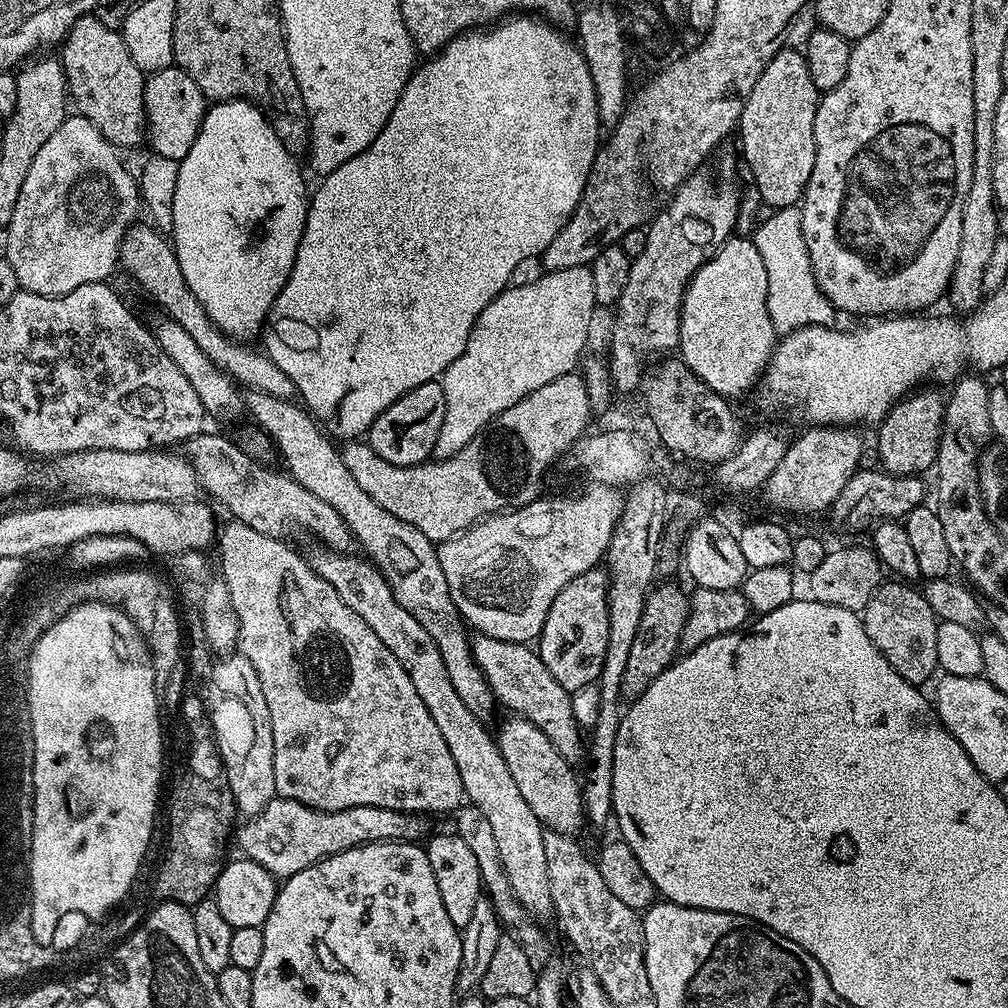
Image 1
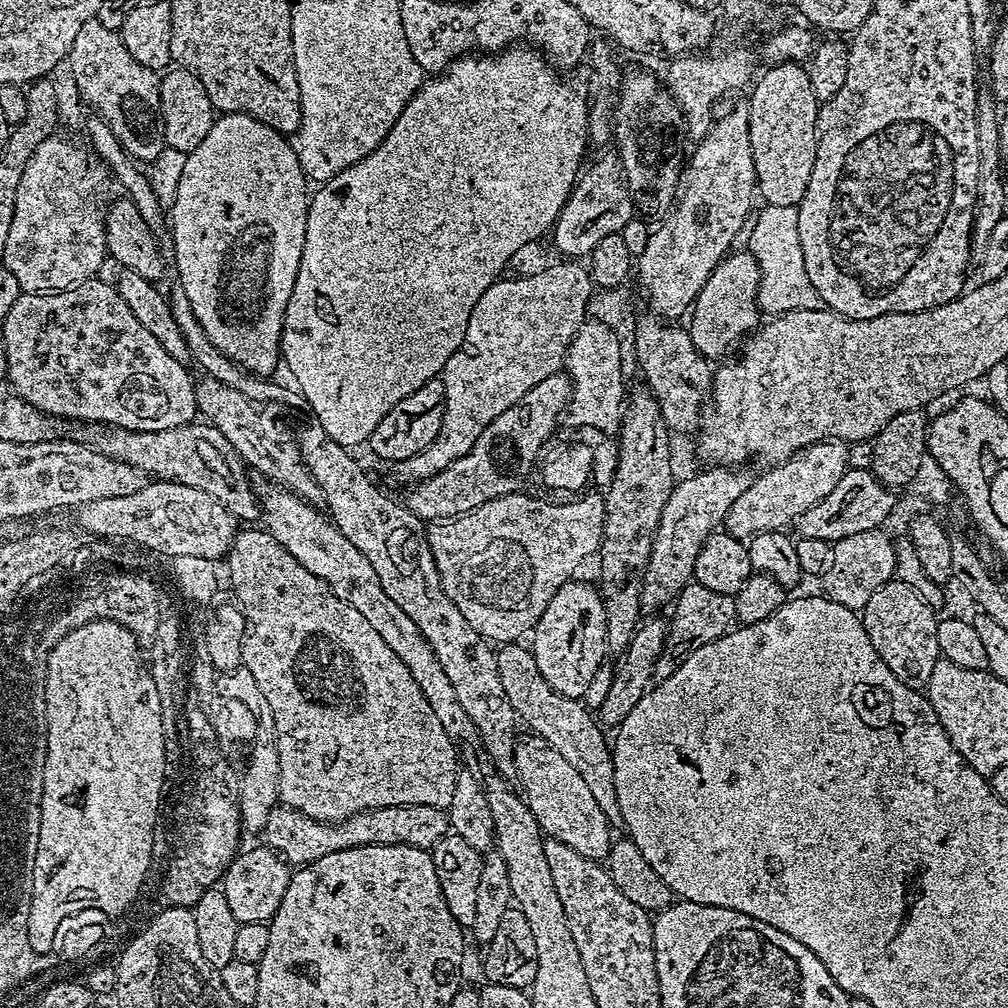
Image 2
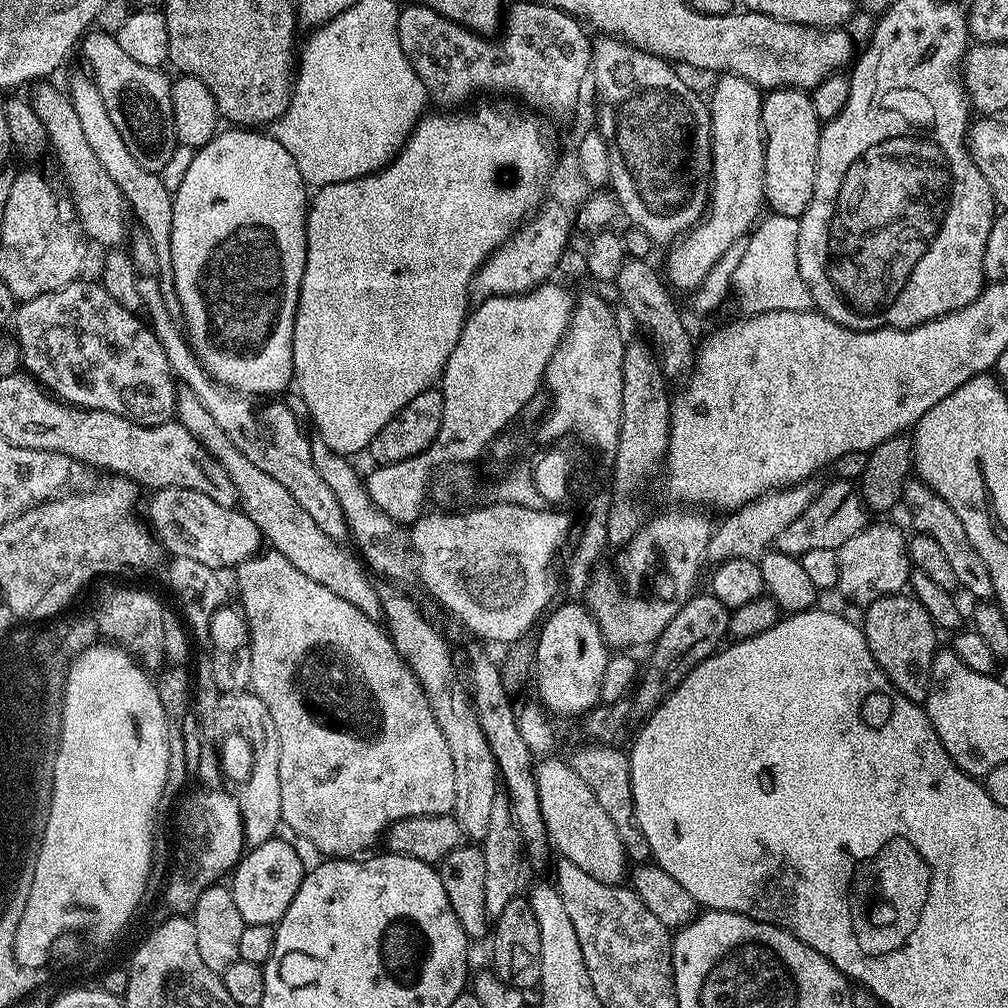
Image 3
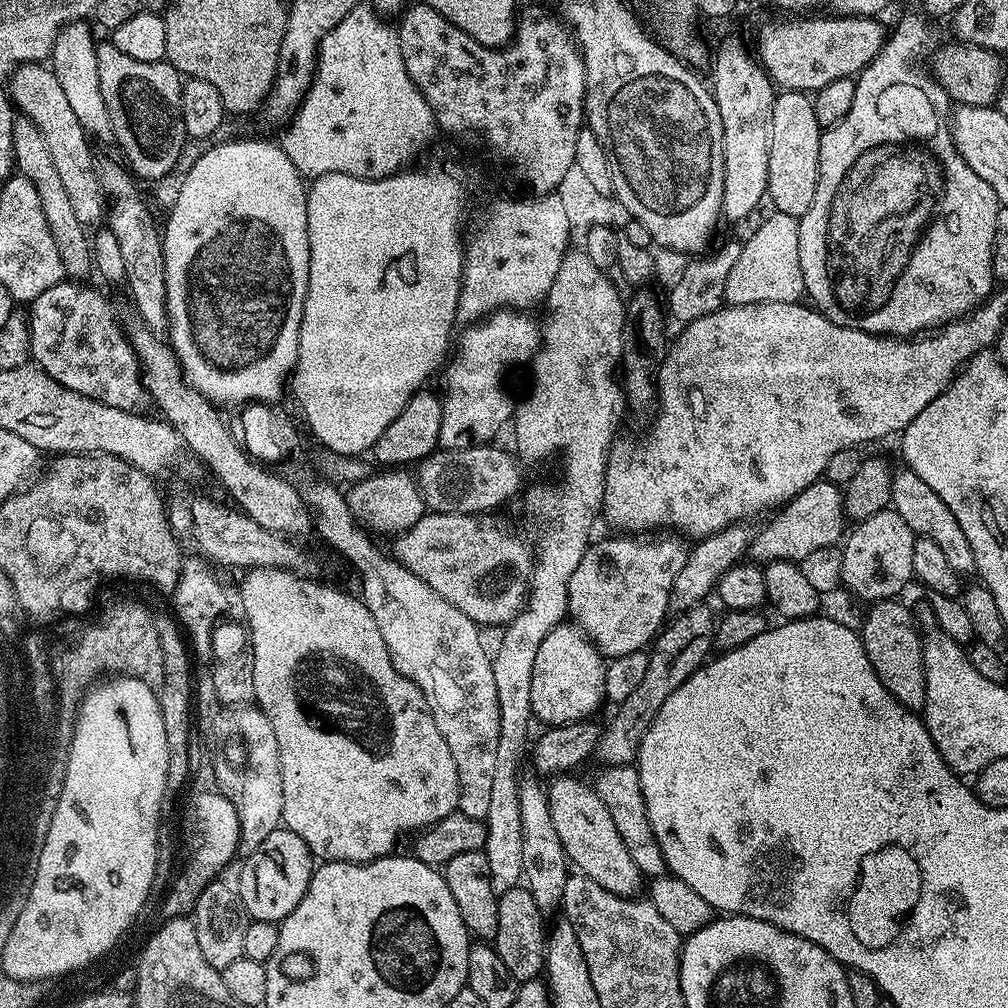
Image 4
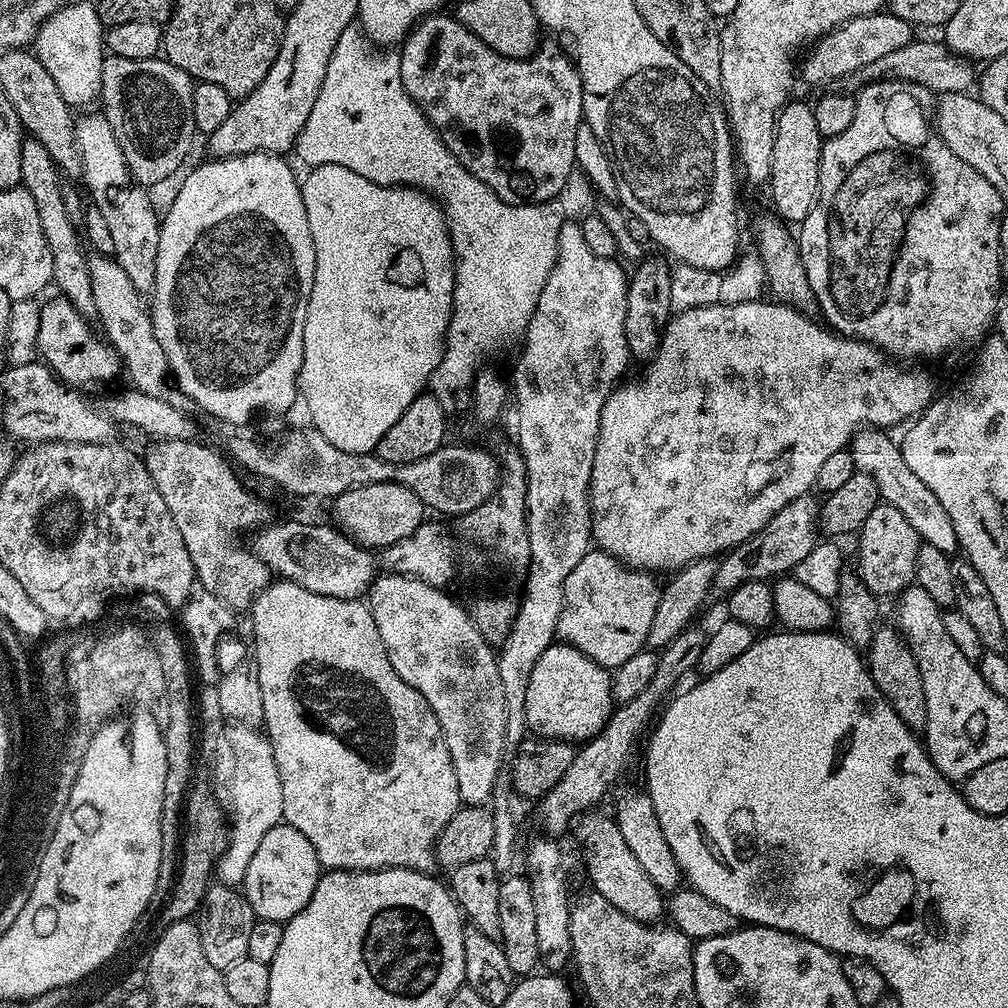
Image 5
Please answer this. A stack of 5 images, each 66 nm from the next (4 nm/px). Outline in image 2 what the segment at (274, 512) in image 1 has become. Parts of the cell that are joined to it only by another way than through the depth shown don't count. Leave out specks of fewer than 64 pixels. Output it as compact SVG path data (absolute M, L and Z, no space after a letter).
M193 422L158 432L130 432L107 426L92 426L87 431L87 443L94 451L129 464L145 477L194 486L194 490L202 490L202 494L210 494L210 498L226 506L237 521L261 519L260 501L252 491L249 469L234 446L230 446L223 434L207 423Z

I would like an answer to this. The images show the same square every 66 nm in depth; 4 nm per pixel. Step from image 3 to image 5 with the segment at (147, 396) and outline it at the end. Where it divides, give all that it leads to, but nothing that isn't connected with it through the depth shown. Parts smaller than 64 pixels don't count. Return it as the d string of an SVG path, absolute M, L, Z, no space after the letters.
M53 295L53 300L40 304L38 326L38 356L52 369L52 373L69 386L80 384L104 384L122 372L121 359L95 327L91 328L89 317L79 312L63 296Z

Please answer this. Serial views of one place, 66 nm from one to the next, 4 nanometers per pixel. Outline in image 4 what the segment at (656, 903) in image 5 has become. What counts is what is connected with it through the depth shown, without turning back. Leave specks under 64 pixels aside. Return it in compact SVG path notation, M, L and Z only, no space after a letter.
M560 774L552 785L547 785L548 810L554 830L564 847L564 855L574 865L575 871L582 876L589 876L598 886L610 890L619 896L635 897L640 888L642 873L634 866L634 858L630 858L630 850L626 850L626 842L622 842L622 834L618 834L618 826L614 826L614 818L610 818L610 810L606 810L606 802L598 798L595 787L575 780L575 775Z

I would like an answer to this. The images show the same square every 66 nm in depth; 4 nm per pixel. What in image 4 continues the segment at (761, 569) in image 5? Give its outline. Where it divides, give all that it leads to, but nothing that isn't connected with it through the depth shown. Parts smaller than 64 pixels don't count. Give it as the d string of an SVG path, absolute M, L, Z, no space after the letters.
M826 478L802 490L781 512L784 513L751 541L750 556L757 565L763 566L772 560L802 561L806 554L814 554L814 550L839 545L845 535L844 492L841 485L832 484Z

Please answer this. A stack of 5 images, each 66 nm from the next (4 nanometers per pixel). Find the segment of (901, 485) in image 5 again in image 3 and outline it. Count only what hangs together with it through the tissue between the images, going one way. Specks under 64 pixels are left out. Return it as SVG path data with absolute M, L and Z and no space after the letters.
M909 482L904 485L904 495L902 497L903 507L908 507L912 511L912 524L916 532L924 532L927 536L934 538L938 546L946 553L946 559L950 561L950 567L954 570L954 578L957 585L965 588L975 599L980 602L988 602L996 595L990 570L986 570L986 562L982 562L982 554L974 550L974 542L966 538L966 530L962 527L962 521L958 519L958 514L954 514L951 506L932 489L931 486L923 482Z

